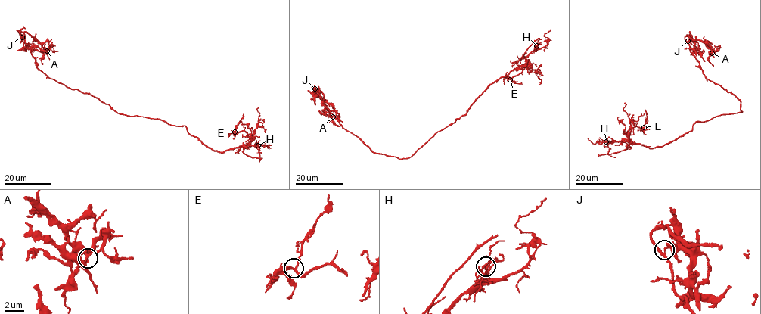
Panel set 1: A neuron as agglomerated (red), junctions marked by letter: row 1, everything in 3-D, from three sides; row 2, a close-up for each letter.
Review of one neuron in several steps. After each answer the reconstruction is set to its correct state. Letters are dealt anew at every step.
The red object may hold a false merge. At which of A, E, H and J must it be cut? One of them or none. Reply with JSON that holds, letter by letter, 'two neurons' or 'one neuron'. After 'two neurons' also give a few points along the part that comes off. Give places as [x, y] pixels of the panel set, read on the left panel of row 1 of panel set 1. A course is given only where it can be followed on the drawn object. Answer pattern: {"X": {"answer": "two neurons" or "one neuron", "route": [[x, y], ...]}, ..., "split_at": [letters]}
{"A": {"answer": "one neuron"}, "E": {"answer": "one neuron"}, "H": {"answer": "one neuron"}, "J": {"answer": "two neurons", "route": [[21, 37], [31, 47], [37, 46], [49, 60]]}, "split_at": ["J"]}

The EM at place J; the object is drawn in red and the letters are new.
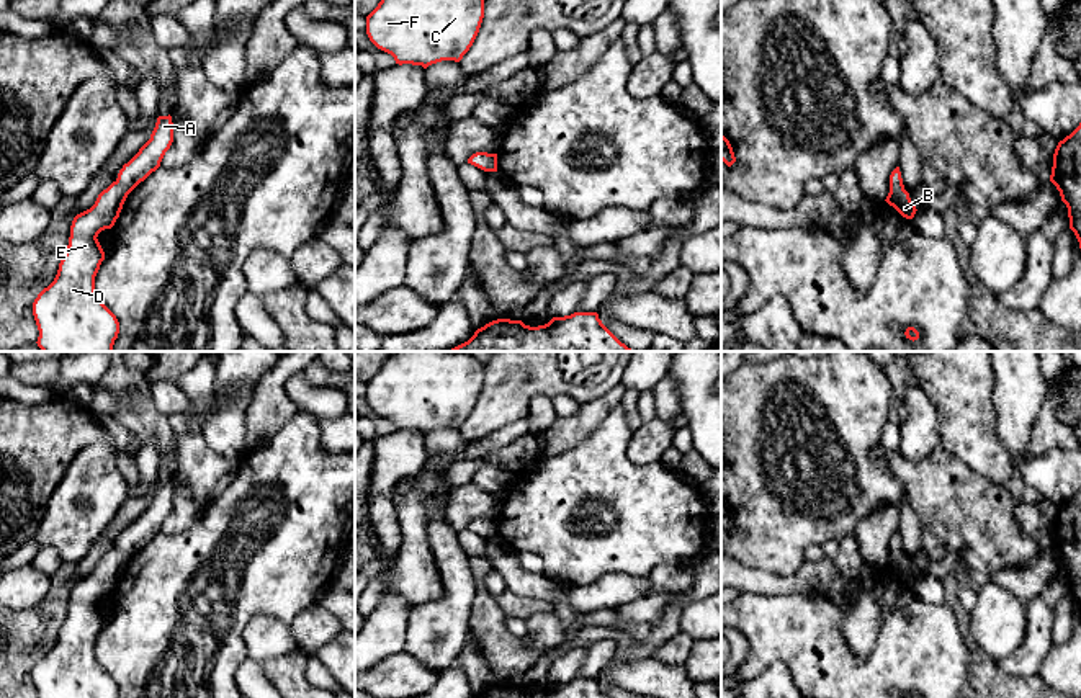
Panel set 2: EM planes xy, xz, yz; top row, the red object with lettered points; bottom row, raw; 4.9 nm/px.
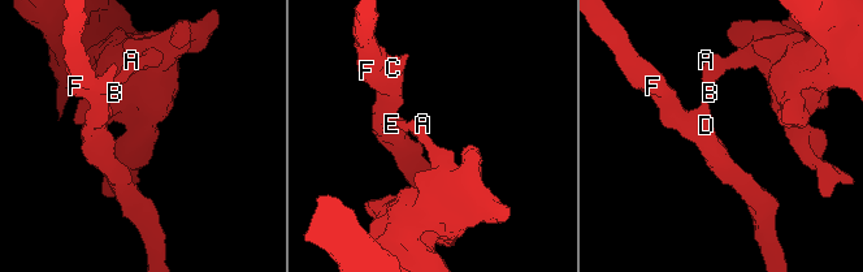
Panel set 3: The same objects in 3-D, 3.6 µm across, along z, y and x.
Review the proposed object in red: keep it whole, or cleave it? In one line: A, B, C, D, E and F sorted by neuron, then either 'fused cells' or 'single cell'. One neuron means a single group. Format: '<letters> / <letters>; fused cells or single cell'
A / B C D E F; fused cells

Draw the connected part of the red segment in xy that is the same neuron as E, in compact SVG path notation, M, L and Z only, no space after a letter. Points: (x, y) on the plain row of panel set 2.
M113 548L90 575L74 584L57 641L33 669L39 698L119 698L116 682L95 659L95 642L105 626L96 603L114 592L128 561Z

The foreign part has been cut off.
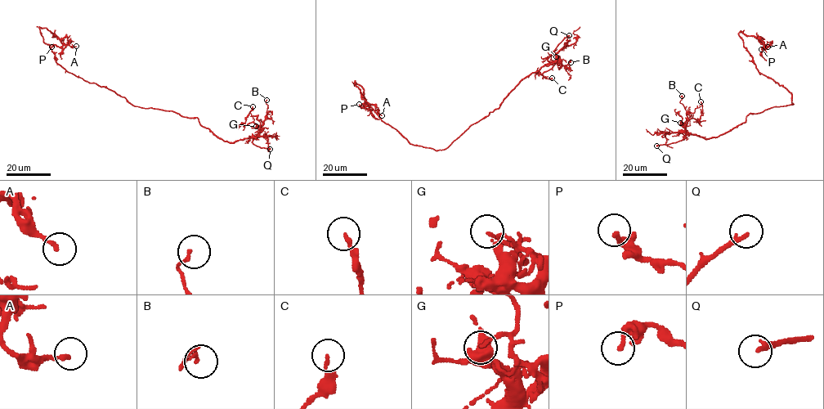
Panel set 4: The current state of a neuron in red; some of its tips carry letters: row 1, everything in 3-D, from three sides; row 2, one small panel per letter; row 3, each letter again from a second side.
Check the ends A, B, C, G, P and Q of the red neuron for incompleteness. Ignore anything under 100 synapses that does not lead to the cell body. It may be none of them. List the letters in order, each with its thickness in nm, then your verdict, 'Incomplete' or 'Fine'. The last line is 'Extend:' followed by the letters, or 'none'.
A: Thickness 190 nm. Fine
B: Thickness 150 nm. Fine
C: Thickness 170 nm. Fine
G: Thickness 110 nm. Fine
P: Thickness 180 nm. Fine
Q: Thickness 240 nm. Incomplete
Extend: Q

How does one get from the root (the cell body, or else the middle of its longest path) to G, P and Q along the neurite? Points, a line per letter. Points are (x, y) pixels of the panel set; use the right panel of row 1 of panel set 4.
G: (792, 103), (750, 113), (745, 122), (709, 138), (687, 133), (680, 123)
P: (792, 103), (792, 95), (786, 88), (759, 71), (738, 33), (756, 37), (763, 46), (761, 49)
Q: (792, 103), (750, 113), (745, 122), (717, 137), (705, 138), (687, 133), (680, 141), (656, 146)

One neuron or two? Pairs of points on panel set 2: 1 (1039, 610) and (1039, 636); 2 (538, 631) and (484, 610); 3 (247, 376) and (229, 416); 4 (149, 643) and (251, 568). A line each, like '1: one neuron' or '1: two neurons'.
1: one neuron
2: one neuron
3: one neuron
4: one neuron

